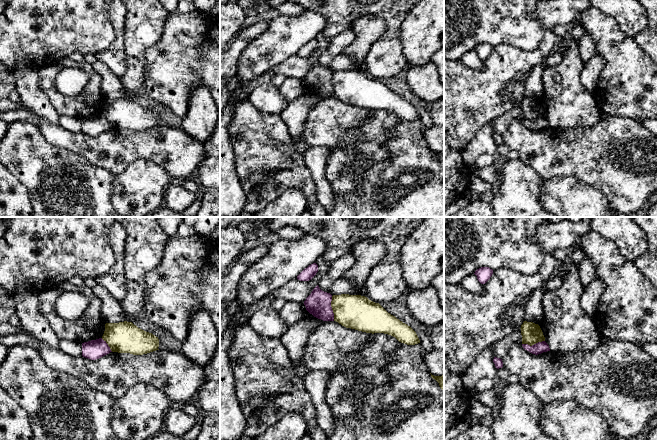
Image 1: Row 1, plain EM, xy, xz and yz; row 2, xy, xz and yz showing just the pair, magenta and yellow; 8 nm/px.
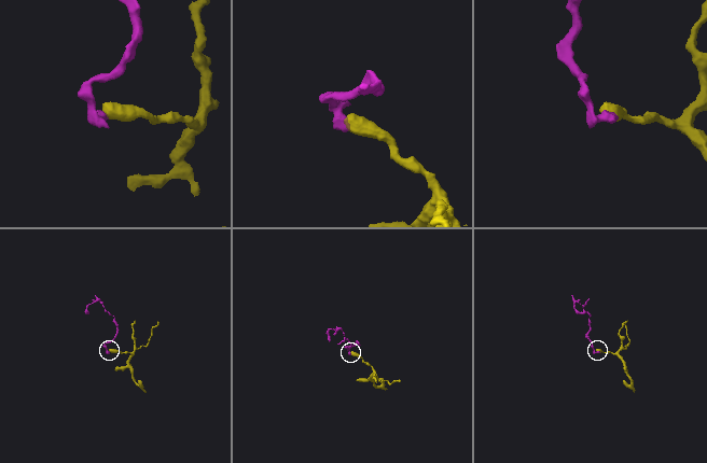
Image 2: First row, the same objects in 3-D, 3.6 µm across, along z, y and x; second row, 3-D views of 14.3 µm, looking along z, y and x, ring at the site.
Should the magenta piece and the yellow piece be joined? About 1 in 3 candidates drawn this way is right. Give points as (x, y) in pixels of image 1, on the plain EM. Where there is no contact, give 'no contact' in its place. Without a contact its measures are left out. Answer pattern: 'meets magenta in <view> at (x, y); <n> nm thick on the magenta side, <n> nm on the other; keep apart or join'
meets magenta in xz at (331, 84); 200 nm thick on the magenta side, 280 nm on the other; keep apart

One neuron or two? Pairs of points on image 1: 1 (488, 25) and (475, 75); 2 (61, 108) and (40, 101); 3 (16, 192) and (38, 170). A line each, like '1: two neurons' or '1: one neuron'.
1: two neurons
2: two neurons
3: two neurons

